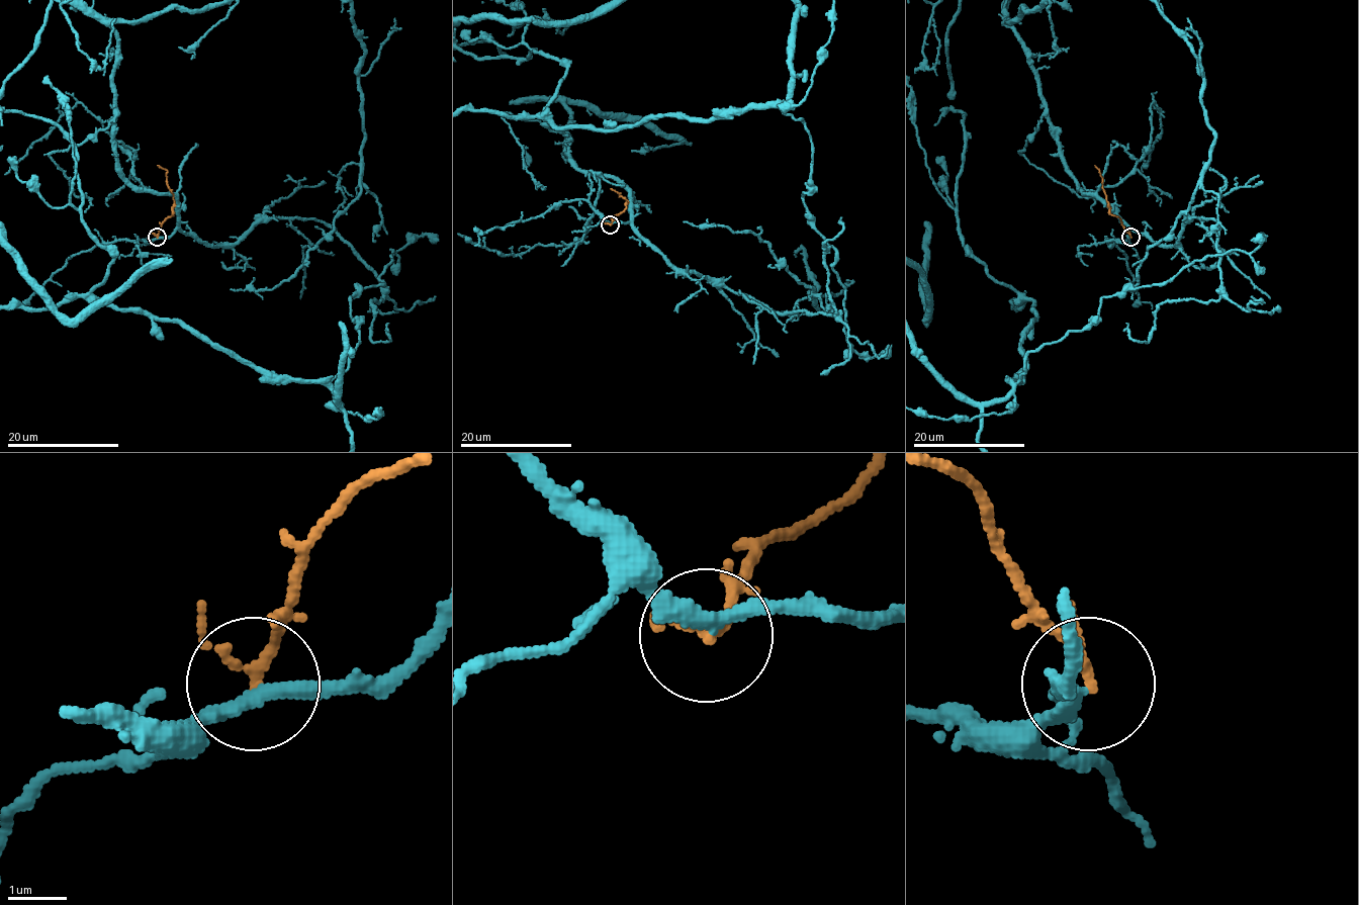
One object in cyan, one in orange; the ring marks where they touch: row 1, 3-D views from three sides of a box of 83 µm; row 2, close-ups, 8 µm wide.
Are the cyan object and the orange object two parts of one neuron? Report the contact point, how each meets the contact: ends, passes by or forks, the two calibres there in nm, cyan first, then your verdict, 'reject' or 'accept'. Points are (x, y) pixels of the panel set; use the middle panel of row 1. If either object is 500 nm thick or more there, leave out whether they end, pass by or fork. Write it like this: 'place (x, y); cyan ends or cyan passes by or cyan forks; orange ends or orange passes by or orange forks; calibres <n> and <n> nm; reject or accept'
place (610, 224); cyan passes by; orange passes by; calibres 240 and 140 nm; reject

